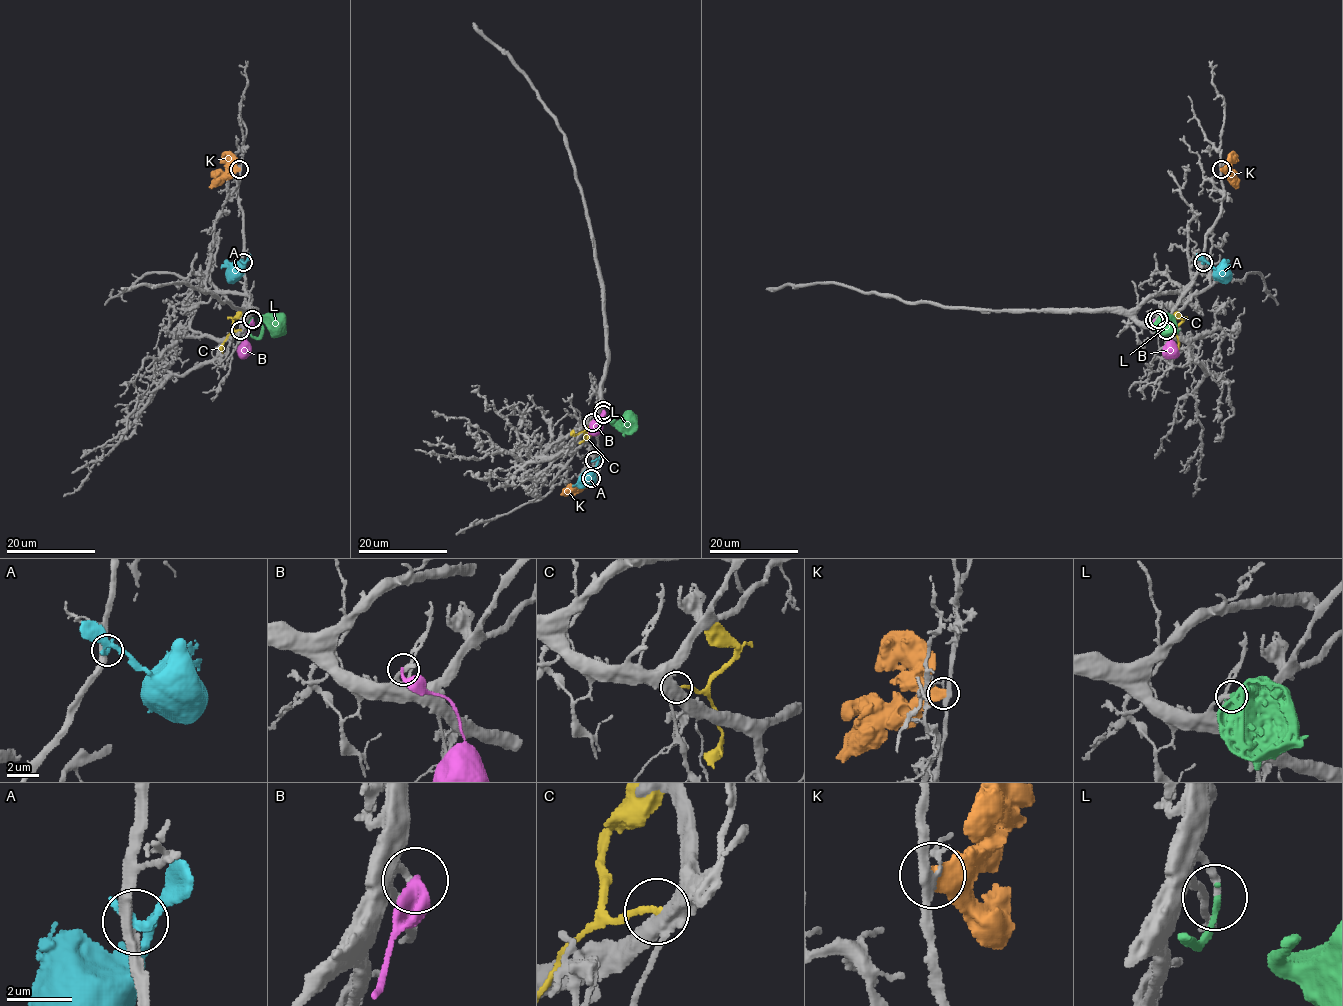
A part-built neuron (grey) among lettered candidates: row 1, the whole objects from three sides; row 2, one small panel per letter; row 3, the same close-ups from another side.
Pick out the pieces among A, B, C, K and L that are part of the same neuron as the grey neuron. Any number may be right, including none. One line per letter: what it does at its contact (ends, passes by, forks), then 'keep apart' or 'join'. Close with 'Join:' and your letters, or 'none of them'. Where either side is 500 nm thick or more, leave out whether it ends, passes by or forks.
A: it ends | keep apart
B: it ends | keep apart
C: it ends | keep apart
K: it ends | keep apart
L: it ends | join
Join: L

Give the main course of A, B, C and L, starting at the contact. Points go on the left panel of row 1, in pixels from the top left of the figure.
A: (243, 263), (242, 269), (228, 269), (221, 265)
B: (252, 319), (242, 358)
C: (240, 329), (228, 336), (222, 353)
L: (252, 318), (248, 332), (252, 336), (260, 336), (262, 322), (286, 332)

